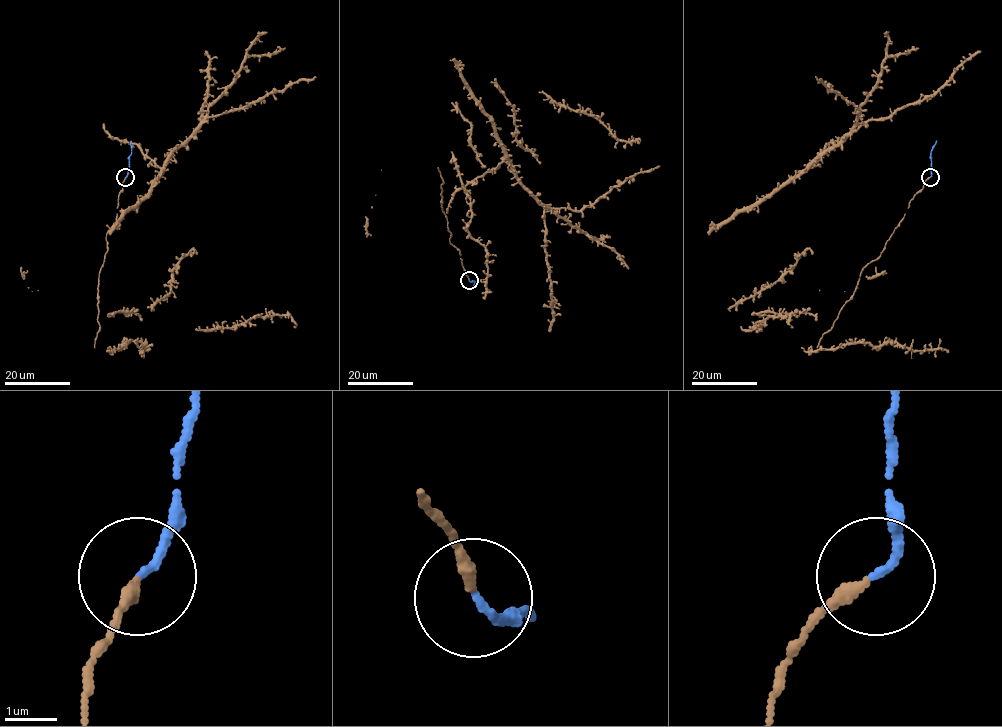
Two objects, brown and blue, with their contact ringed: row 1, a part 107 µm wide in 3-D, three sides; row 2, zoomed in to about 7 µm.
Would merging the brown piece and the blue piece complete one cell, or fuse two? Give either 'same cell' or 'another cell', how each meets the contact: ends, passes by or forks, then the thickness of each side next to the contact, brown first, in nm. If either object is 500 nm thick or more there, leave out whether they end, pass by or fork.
same cell | brown ends | blue ends | 240/140 nm

